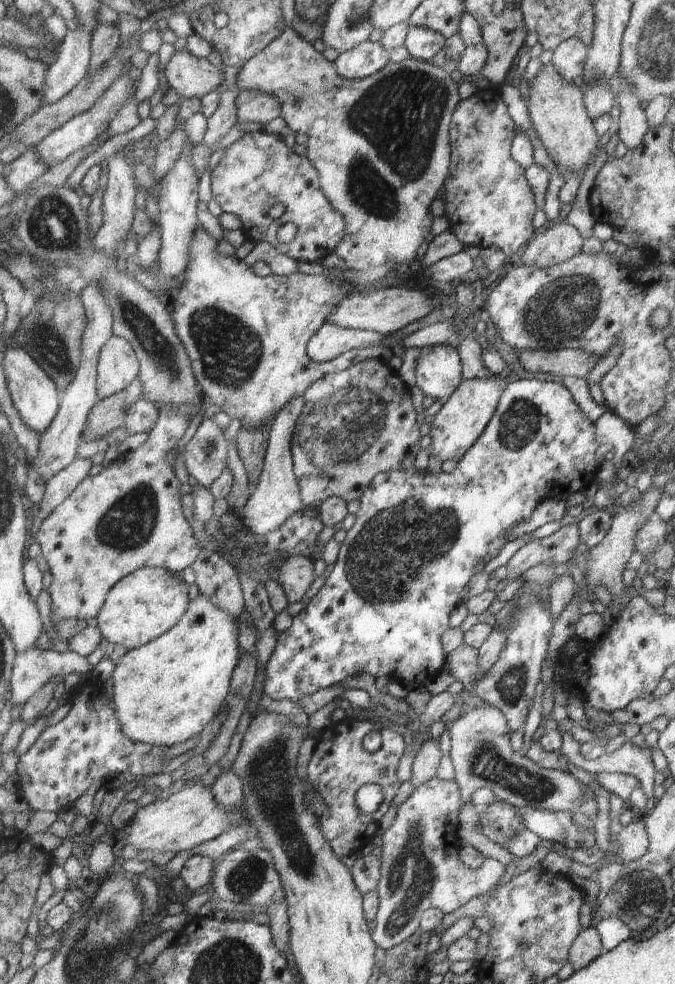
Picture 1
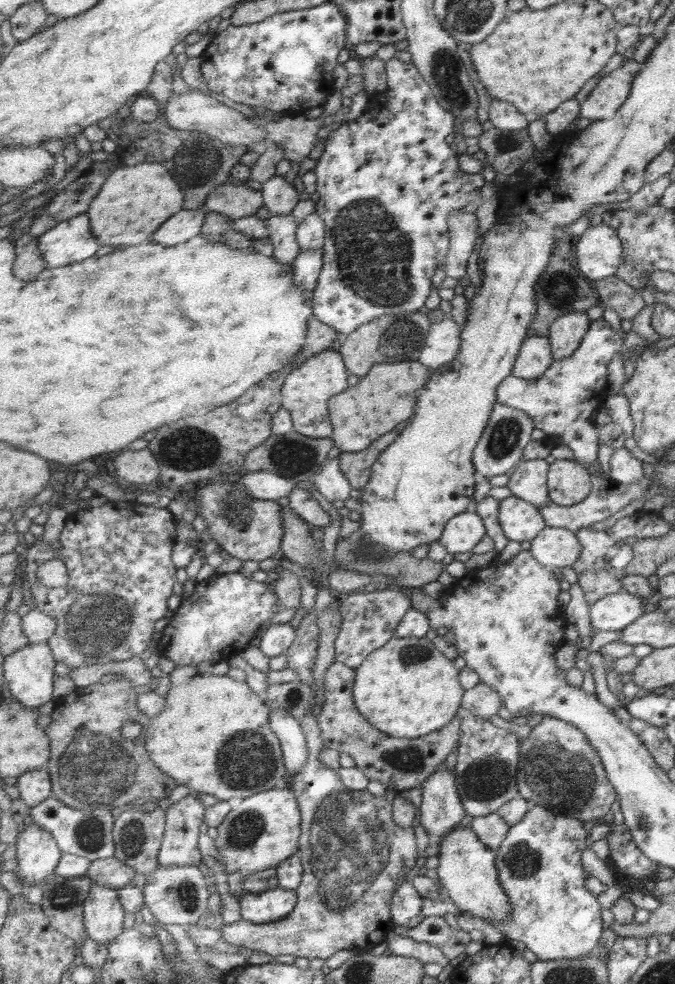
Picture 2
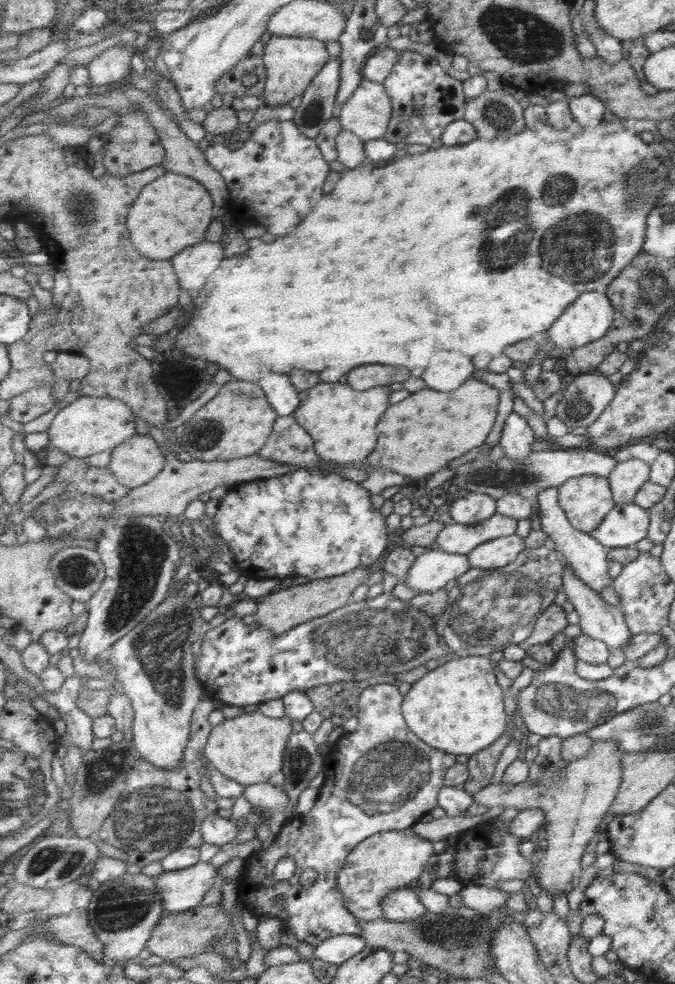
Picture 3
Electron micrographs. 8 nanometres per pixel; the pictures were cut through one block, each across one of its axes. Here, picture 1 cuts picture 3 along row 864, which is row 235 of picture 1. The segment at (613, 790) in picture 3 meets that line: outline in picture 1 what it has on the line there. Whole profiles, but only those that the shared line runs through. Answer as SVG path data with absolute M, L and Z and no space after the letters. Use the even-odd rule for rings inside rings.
M560 222L538 231L527 244L519 265L546 269L575 258L581 250L583 250L581 232L567 222Z

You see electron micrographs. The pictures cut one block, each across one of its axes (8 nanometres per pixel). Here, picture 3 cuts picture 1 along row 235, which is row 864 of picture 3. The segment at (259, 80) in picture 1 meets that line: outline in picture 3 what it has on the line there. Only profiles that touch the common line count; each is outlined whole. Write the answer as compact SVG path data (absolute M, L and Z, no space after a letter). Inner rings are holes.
M413 827L403 830L379 832L360 842L349 854L344 869L338 874L337 886L347 908L360 920L385 918L385 896L393 890L408 888L427 870L435 846L423 838Z

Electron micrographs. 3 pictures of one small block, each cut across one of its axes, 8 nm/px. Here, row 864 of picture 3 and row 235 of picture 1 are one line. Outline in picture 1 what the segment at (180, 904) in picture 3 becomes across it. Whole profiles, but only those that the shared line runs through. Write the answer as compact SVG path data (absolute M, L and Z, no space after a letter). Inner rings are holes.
M203 228L197 229L190 246L184 281L174 292L170 307L177 334L187 346L203 394L220 406L231 419L241 420L243 427L269 427L277 413L292 398L303 395L318 380L364 360L383 359L388 363L398 354L389 347L369 347L347 351L329 362L315 362L308 353L309 341L330 320L338 306L360 289L357 281L353 282L345 277L331 279L327 277L328 272L323 270L316 275L295 273L281 276L272 272L264 277L255 274L245 261L219 254L217 241L210 232Z

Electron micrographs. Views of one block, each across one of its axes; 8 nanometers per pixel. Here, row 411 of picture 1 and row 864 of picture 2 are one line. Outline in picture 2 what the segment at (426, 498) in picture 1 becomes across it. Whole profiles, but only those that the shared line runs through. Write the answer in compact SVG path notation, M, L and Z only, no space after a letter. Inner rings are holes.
M535 805L519 824L510 826L508 835L497 851L496 865L500 870L501 885L512 901L513 913L503 922L487 922L504 934L507 941L523 942L538 960L583 958L599 950L599 940L606 927L601 918L602 909L597 895L588 889L591 874L585 870L583 851L589 843L590 834L587 834L582 820L558 815L547 807Z

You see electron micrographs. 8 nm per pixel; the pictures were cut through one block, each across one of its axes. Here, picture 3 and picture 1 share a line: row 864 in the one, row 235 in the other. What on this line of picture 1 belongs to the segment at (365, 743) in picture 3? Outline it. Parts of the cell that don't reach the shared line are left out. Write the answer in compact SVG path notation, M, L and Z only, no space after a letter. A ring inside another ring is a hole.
M262 129L245 133L237 142L225 149L212 175L214 200L220 205L223 213L231 213L242 220L242 228L246 237L255 244L267 241L292 259L319 264L325 258L325 254L333 253L346 237L348 226L345 217L327 198L320 183L319 171L307 155L299 155L293 152L280 135L268 134ZM277 202L281 202L286 209L281 217L273 219L269 217L269 208ZM285 222L291 222L297 228L295 238L290 243L280 243L277 240L277 230Z

